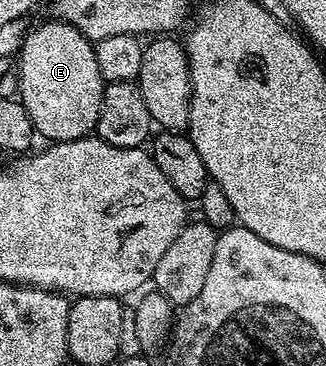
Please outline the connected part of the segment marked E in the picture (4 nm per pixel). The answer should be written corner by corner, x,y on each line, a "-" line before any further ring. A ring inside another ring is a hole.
57,18
47,20
47,38
55,38
55,42
47,42
51,50
27,50
27,45
17,55
19,63
19,101
29,113
30,122
39,135
47,142
68,142
90,135
97,127
100,106
103,103
105,83
97,65
94,45
78,30
61,22

